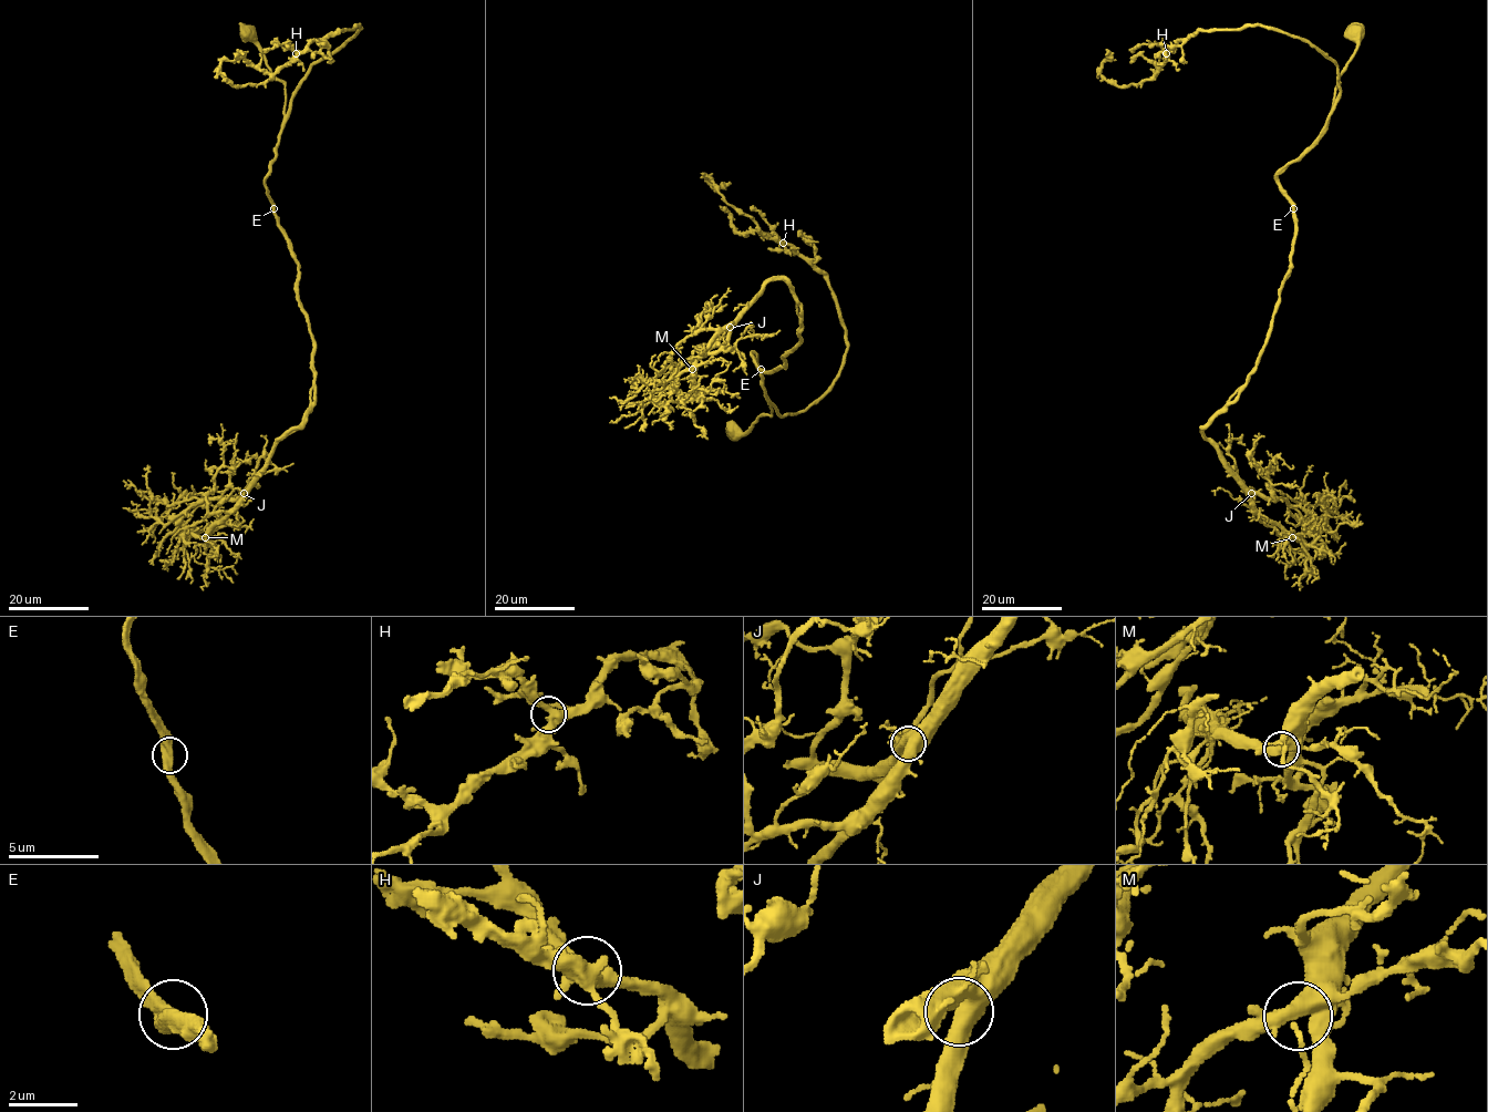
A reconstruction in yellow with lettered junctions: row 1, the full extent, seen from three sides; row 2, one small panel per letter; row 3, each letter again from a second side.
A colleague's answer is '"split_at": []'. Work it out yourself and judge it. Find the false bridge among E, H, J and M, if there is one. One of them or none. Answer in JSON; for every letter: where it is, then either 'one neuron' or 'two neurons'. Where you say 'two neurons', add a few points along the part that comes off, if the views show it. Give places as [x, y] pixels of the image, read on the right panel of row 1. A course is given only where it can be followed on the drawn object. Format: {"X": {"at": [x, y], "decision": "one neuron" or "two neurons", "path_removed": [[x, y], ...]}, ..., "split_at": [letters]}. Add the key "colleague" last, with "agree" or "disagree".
{"E": {"at": [1293, 208], "decision": "one neuron"}, "H": {"at": [1166, 53], "decision": "one neuron"}, "J": {"at": [1251, 493], "decision": "one neuron"}, "M": {"at": [1292, 537], "decision": "one neuron"}, "split_at": [], "colleague": "agree"}

